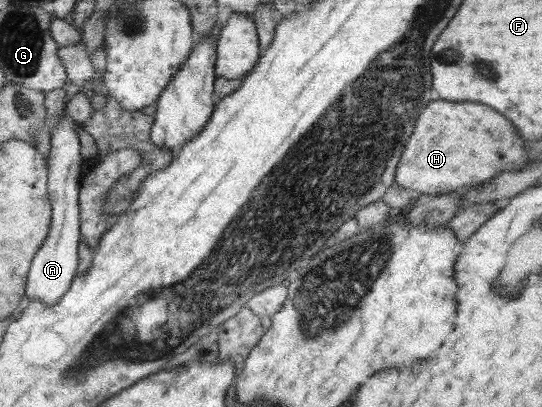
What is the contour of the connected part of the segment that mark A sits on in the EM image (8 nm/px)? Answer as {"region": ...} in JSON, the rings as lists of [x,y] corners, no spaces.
{"region":[[[66,113],[66,116],[51,130],[50,136],[51,136],[51,145],[50,145],[50,154],[48,157],[48,198],[49,203],[52,208],[52,218],[50,223],[50,230],[48,231],[47,237],[45,238],[45,241],[43,242],[43,245],[39,248],[39,251],[33,256],[30,270],[28,271],[26,286],[25,286],[25,293],[24,295],[27,295],[27,297],[30,299],[30,301],[36,301],[38,299],[39,301],[42,301],[42,303],[46,303],[46,305],[55,305],[63,295],[66,294],[66,291],[70,288],[70,285],[72,284],[73,279],[76,278],[77,274],[79,273],[78,265],[80,262],[79,254],[78,254],[78,245],[81,242],[81,234],[80,234],[80,203],[79,203],[79,193],[80,193],[80,174],[81,172],[81,165],[84,161],[83,157],[81,156],[81,144],[79,143],[79,136],[77,136],[77,131],[75,130],[76,124],[78,124],[69,114]]]}

